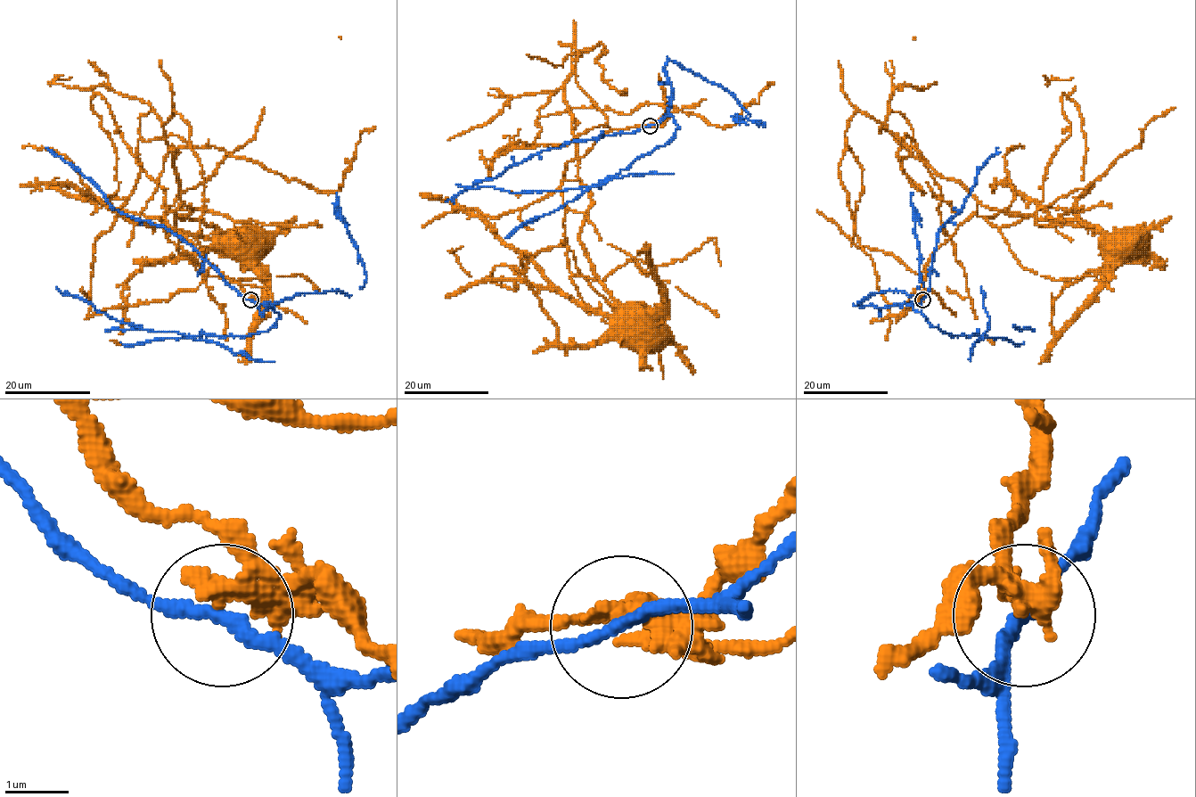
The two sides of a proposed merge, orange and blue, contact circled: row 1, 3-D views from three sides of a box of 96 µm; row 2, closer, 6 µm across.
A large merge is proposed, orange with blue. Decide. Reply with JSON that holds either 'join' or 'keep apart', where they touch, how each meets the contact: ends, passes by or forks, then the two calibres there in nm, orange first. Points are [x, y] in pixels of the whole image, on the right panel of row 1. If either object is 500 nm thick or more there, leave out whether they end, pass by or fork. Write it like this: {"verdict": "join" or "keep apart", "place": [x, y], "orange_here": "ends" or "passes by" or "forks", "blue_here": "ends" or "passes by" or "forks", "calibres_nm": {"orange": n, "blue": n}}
{"verdict": "keep apart", "place": [922, 299], "orange_here": "passes by", "blue_here": "passes by", "calibres_nm": {"orange": 260, "blue": 200}}

